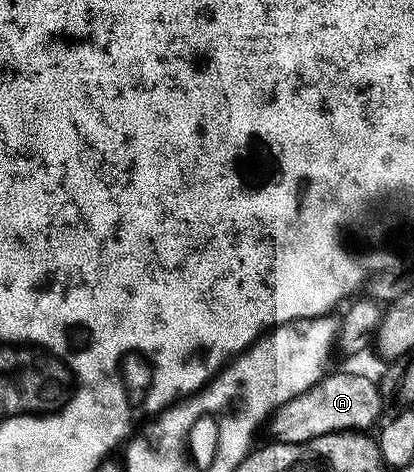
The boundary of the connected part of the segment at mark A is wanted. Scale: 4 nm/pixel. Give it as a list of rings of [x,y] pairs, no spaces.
[[[334,372],[281,406],[282,434],[279,443],[304,444],[307,440],[329,436],[332,432],[368,430],[379,418],[380,392],[375,382],[356,372]]]

